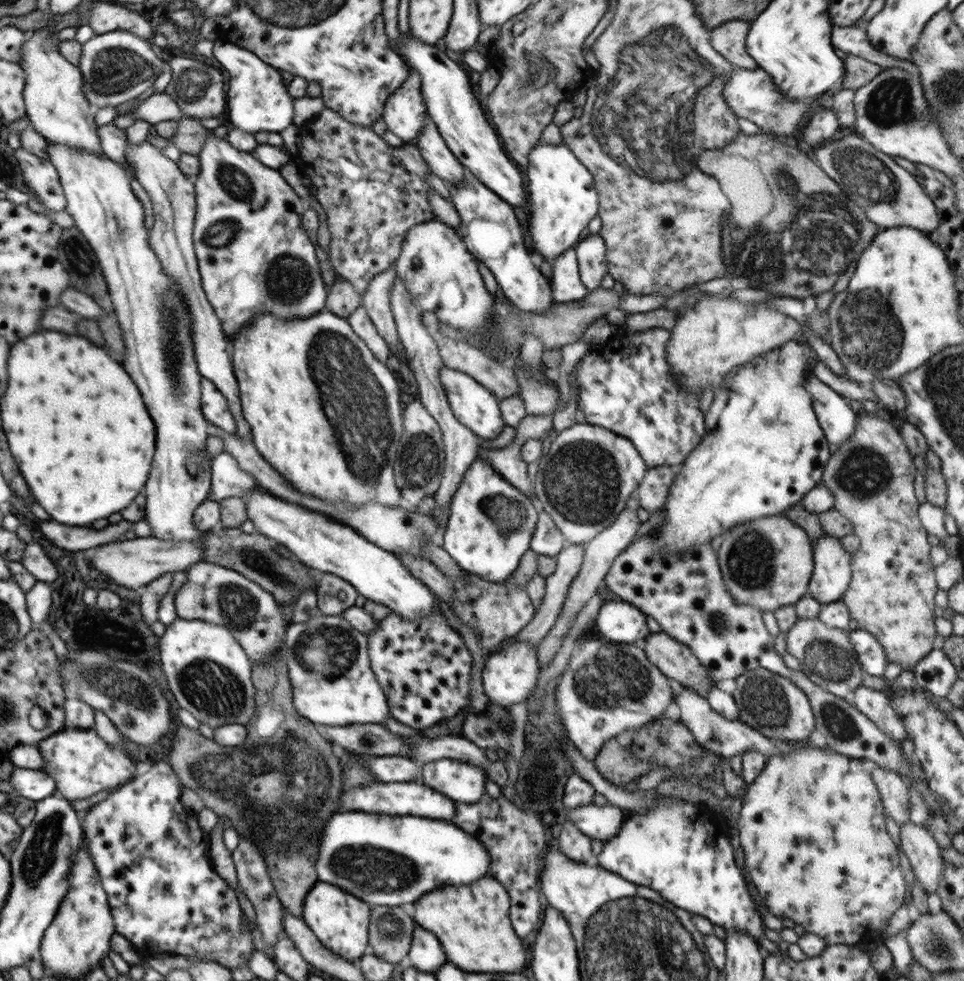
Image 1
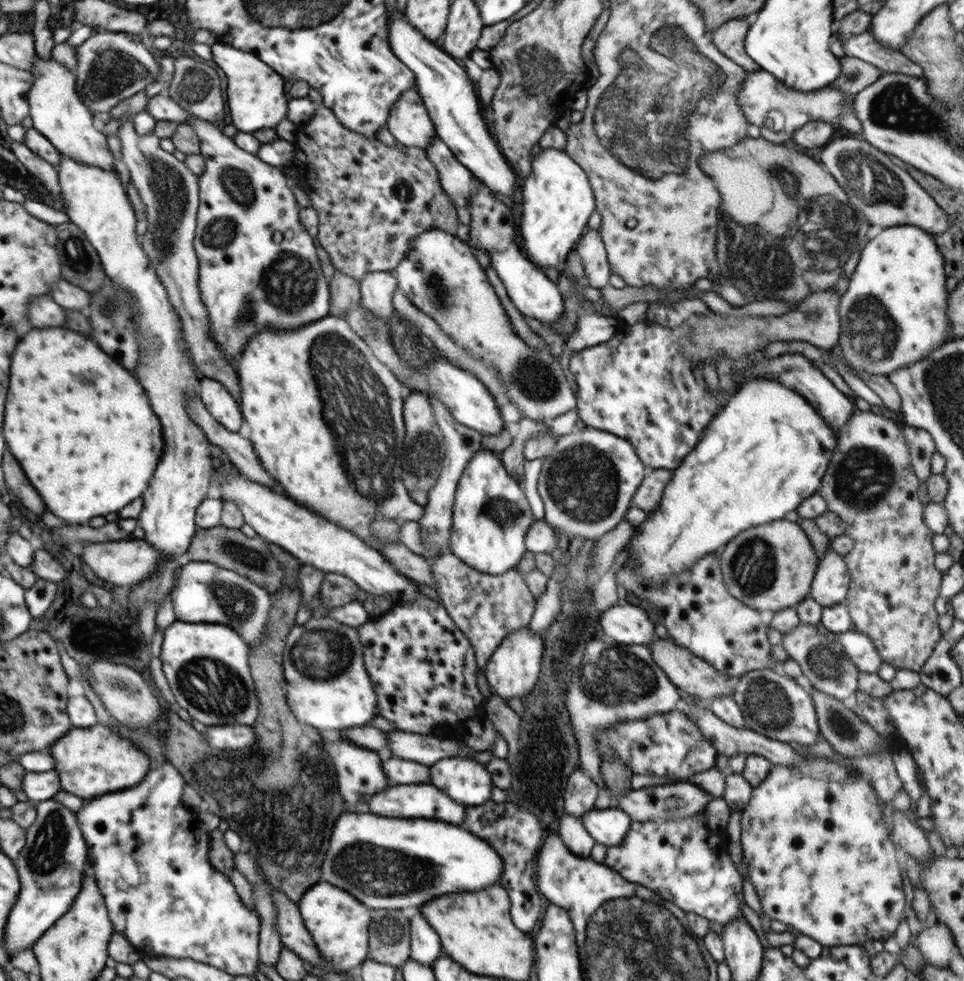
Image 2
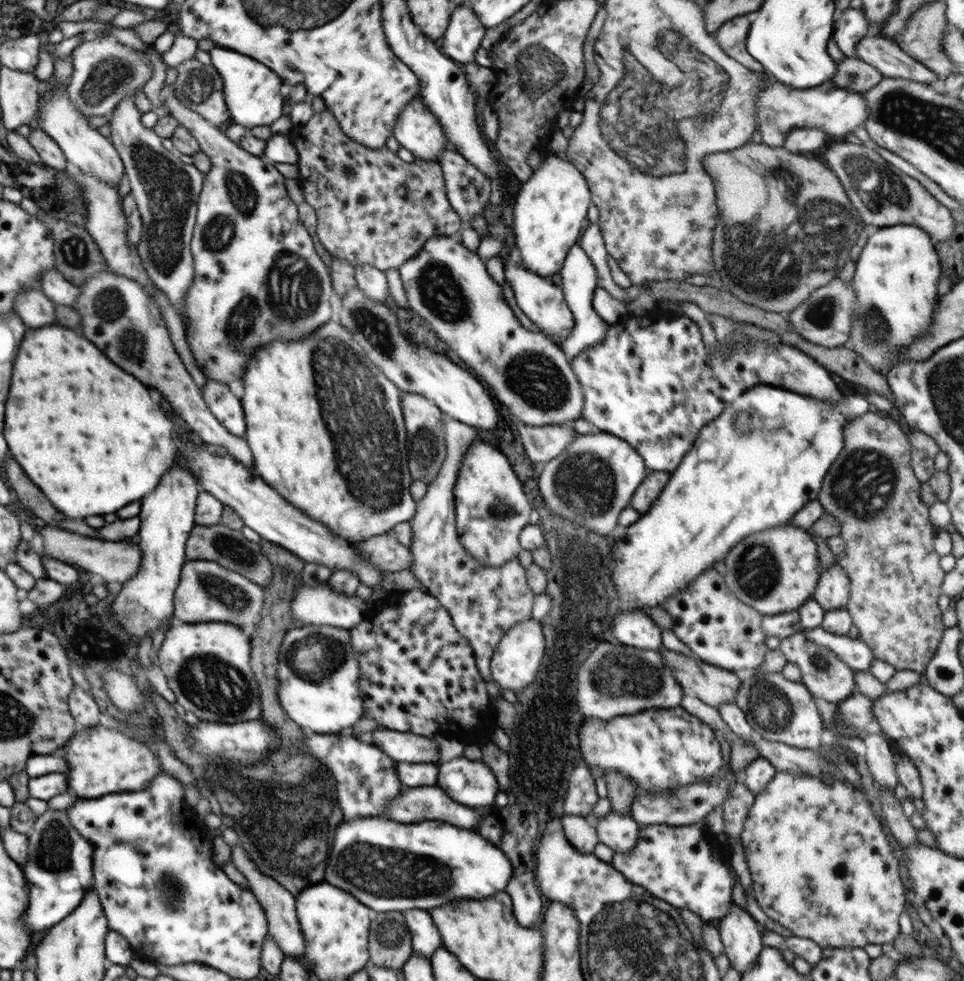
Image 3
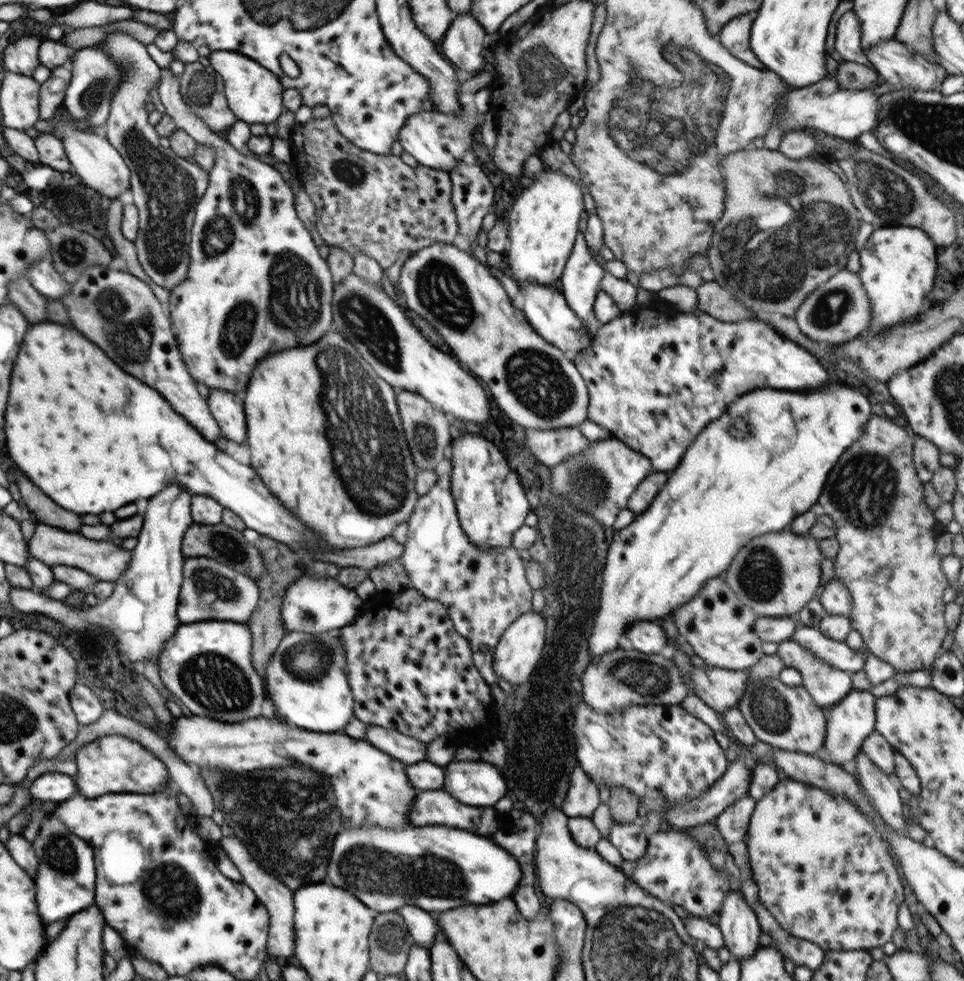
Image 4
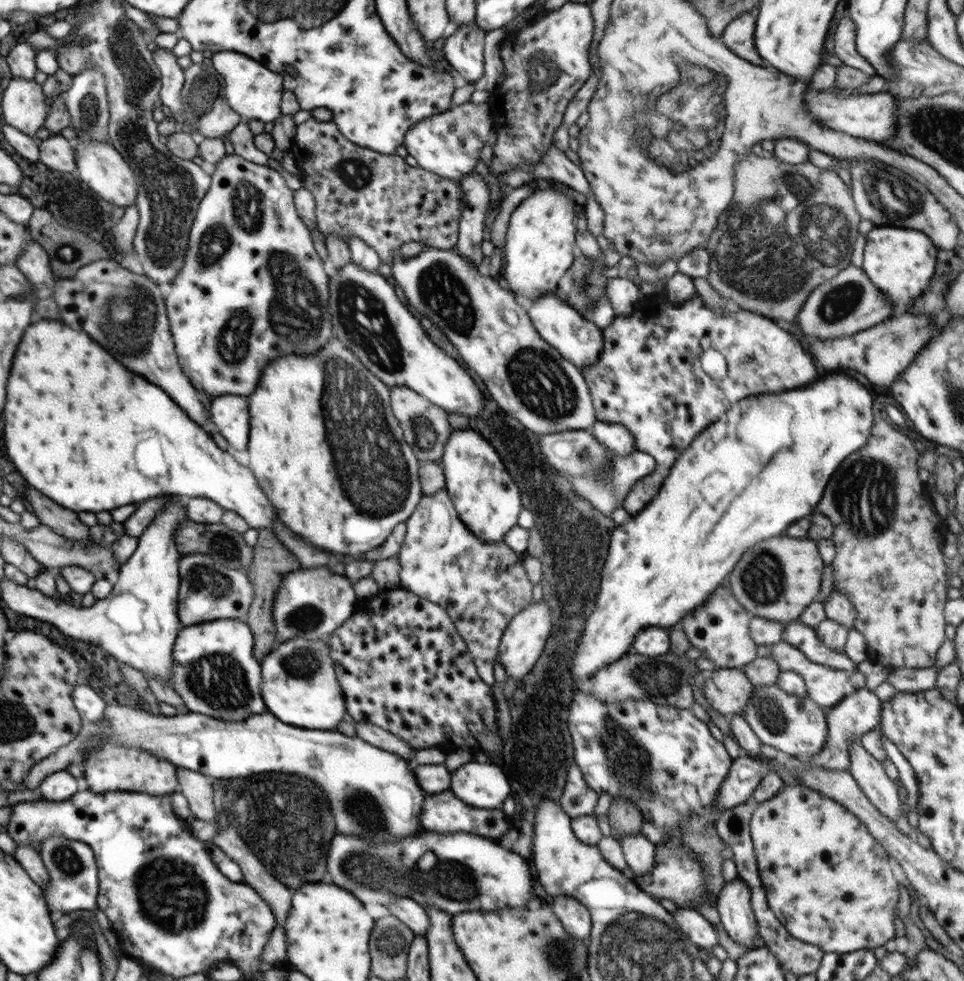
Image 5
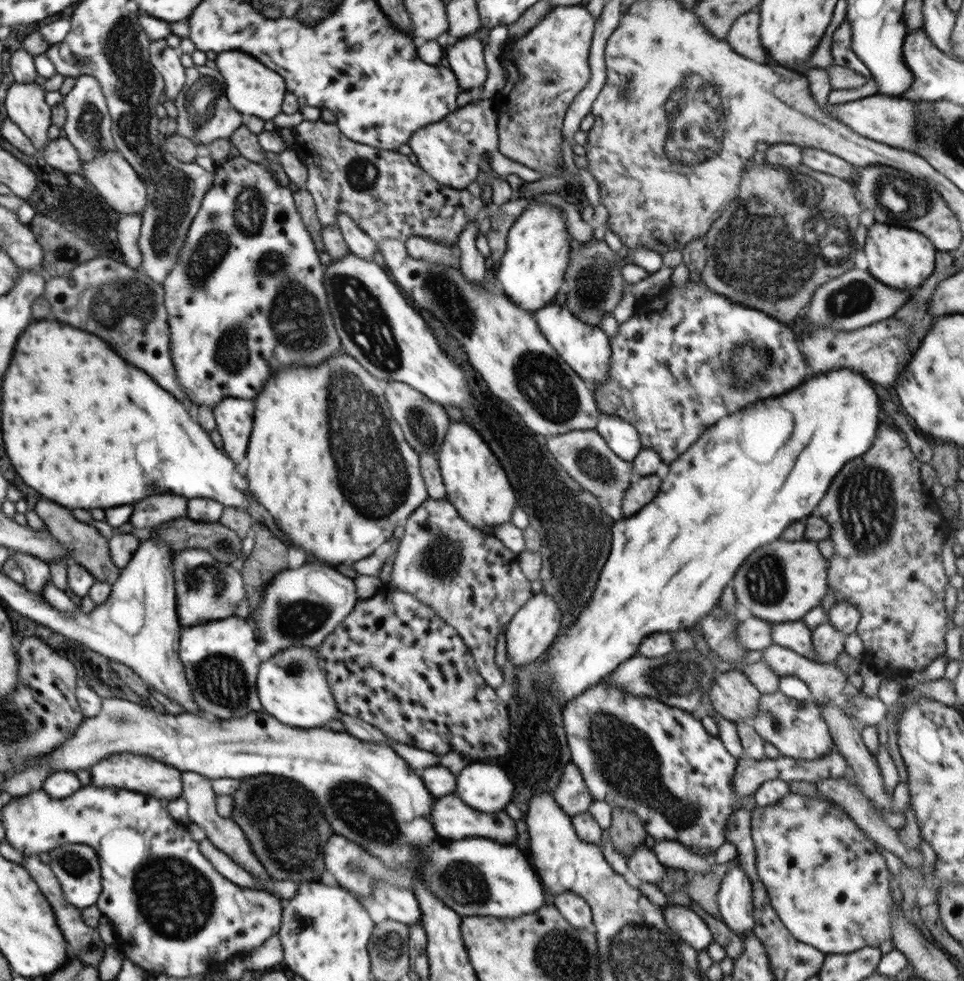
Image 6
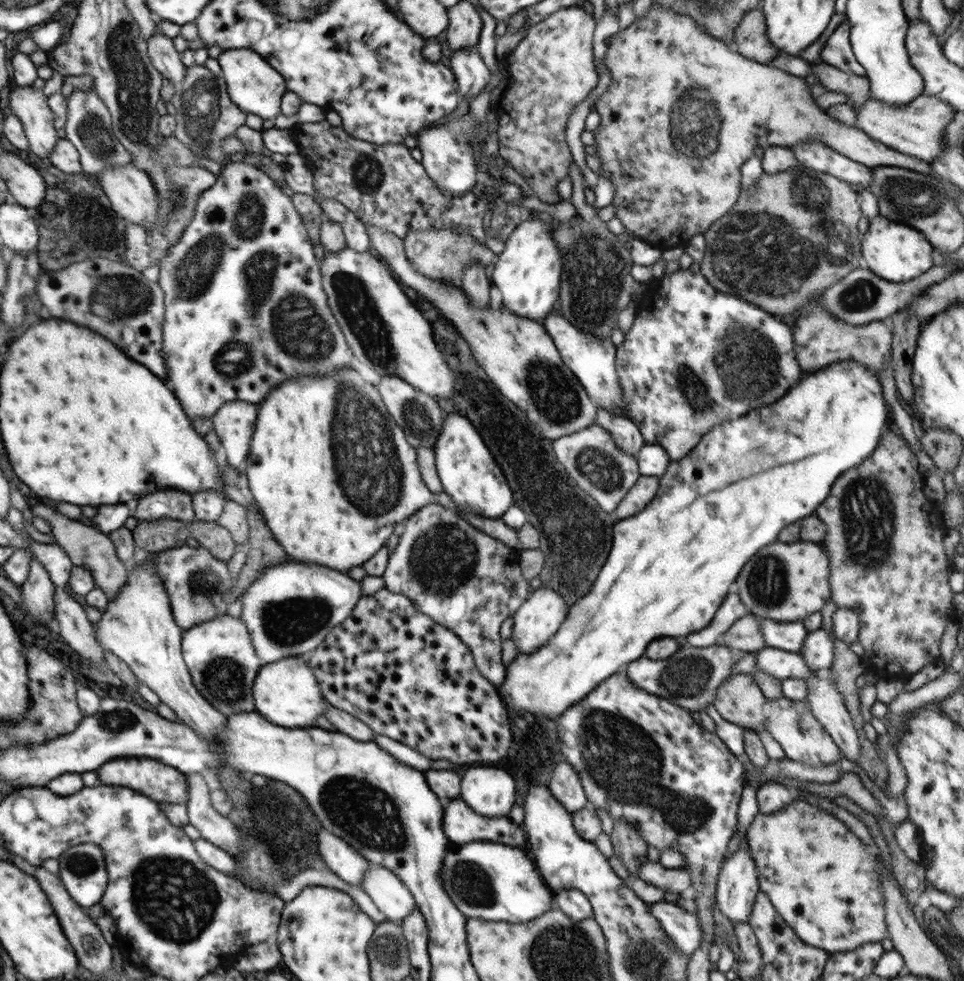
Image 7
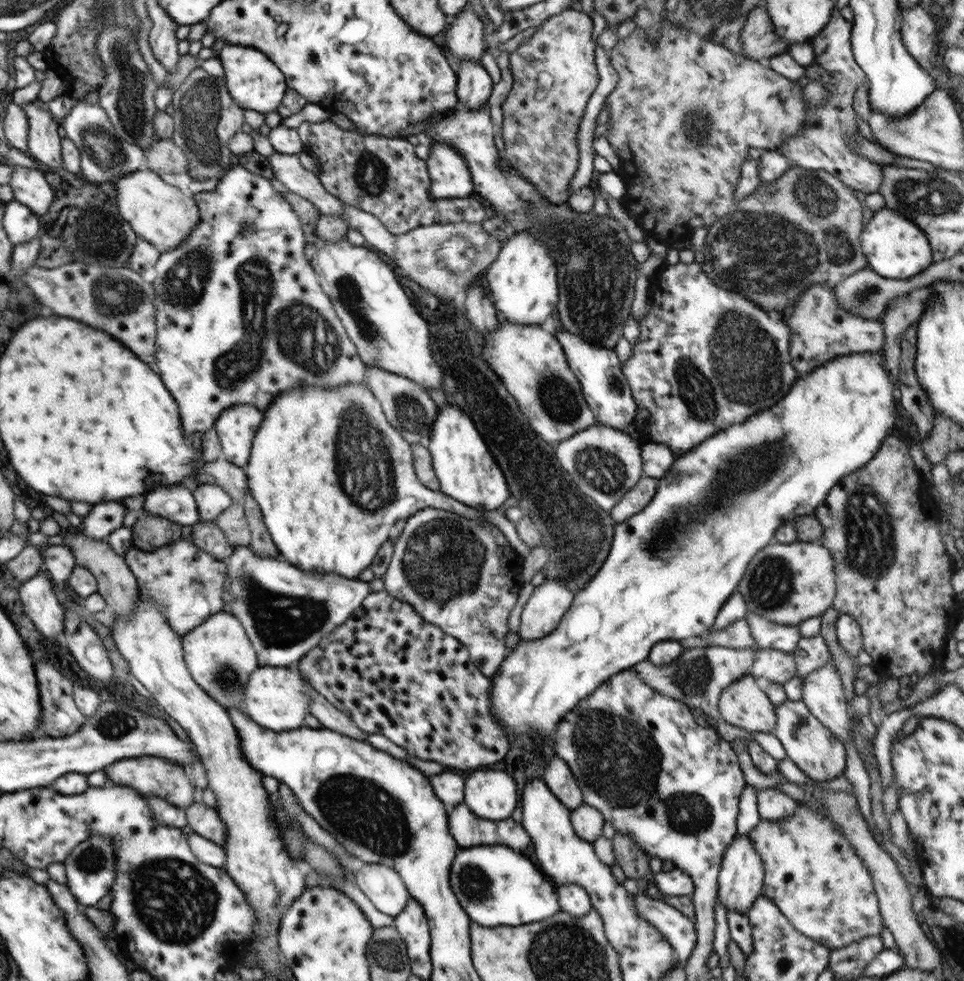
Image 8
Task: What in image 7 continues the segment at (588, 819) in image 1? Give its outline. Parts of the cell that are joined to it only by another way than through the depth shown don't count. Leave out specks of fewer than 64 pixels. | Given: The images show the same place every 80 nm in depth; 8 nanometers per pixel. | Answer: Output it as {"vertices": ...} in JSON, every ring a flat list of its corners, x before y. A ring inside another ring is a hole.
{"vertices":[[646,858,637,872,639,878,652,886,657,886,660,890,680,893,683,896,690,894,691,877,683,868,668,869,660,863,653,863]]}

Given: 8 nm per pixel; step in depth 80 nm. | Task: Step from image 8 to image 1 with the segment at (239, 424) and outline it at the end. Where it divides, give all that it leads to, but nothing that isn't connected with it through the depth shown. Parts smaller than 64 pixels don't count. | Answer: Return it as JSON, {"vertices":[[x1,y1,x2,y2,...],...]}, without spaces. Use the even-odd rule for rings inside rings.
{"vertices":[[201,380,201,411,205,419,221,431,232,434,236,433,237,422,227,402,211,380]]}

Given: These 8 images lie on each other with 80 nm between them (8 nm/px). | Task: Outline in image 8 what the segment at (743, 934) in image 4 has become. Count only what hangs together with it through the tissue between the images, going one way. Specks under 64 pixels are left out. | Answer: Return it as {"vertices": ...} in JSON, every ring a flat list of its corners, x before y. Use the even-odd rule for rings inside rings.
{"vertices":[[735,836,732,844,726,848,718,875,718,899,726,907,727,912,748,914,754,901,762,896,764,888,765,868,762,858,754,850,754,844,748,836]]}

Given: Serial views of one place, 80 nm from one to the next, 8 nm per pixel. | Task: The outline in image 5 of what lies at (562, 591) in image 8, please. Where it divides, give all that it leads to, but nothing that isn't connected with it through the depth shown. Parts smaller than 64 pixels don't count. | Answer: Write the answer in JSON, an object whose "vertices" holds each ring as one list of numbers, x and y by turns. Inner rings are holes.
{"vertices":[[544,600,533,601,525,609,518,612,514,618,511,618,502,635,497,658,512,678,518,681,522,680,542,656,554,627,552,619,551,610]]}

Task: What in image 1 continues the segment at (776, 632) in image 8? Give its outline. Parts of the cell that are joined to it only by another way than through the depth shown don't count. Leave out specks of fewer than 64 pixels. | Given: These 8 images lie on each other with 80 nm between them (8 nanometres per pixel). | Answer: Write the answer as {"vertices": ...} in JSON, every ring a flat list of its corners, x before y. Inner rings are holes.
{"vertices":[[854,629,849,632,849,641,861,669,872,676,883,677,884,669,889,662,882,645,874,635,862,629]]}

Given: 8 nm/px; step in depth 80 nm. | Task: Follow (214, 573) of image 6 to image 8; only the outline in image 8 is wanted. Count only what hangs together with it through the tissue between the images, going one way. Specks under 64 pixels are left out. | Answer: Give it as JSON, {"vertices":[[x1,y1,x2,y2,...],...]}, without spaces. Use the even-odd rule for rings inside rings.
{"vertices":[[188,535,152,552,143,551,133,544,123,557,139,588,155,597,167,623,182,637,200,626,209,616,222,611,227,602,224,594,227,561,215,559,199,549]]}

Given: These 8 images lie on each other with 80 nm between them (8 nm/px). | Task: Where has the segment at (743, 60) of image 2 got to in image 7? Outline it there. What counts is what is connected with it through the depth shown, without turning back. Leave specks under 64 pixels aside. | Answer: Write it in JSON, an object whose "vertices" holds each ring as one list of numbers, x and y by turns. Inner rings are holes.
{"vertices":[[760,7,748,11,735,28,733,48,746,58,768,64,779,50,770,42,765,20]]}

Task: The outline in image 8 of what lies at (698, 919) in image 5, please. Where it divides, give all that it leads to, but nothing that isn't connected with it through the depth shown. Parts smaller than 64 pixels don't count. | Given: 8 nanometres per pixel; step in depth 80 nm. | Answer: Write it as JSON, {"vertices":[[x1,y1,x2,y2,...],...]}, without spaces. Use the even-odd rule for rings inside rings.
{"vertices":[[643,894,633,895,633,900,638,915,656,926,672,945,678,960,686,962,697,943,695,922,686,918,676,904,668,904]]}

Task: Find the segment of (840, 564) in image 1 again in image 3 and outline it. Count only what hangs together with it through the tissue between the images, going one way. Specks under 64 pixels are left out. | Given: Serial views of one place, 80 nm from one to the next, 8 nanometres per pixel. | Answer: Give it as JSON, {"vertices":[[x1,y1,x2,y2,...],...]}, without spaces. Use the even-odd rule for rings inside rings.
{"vertices":[[837,562,822,570,813,598,824,610,845,608,850,598,850,580]]}

